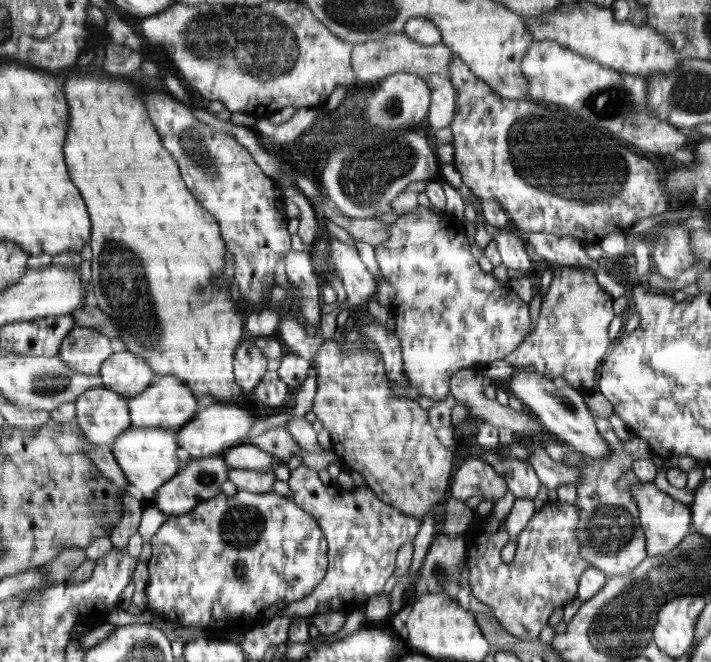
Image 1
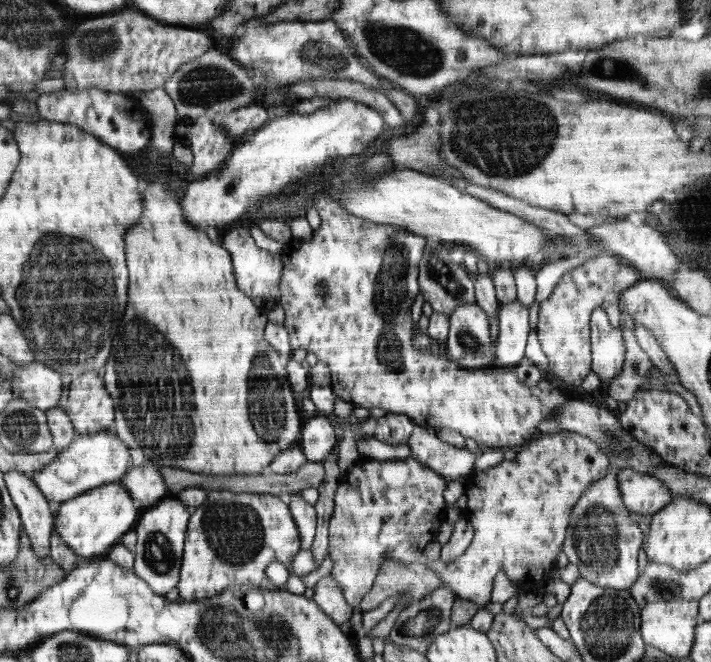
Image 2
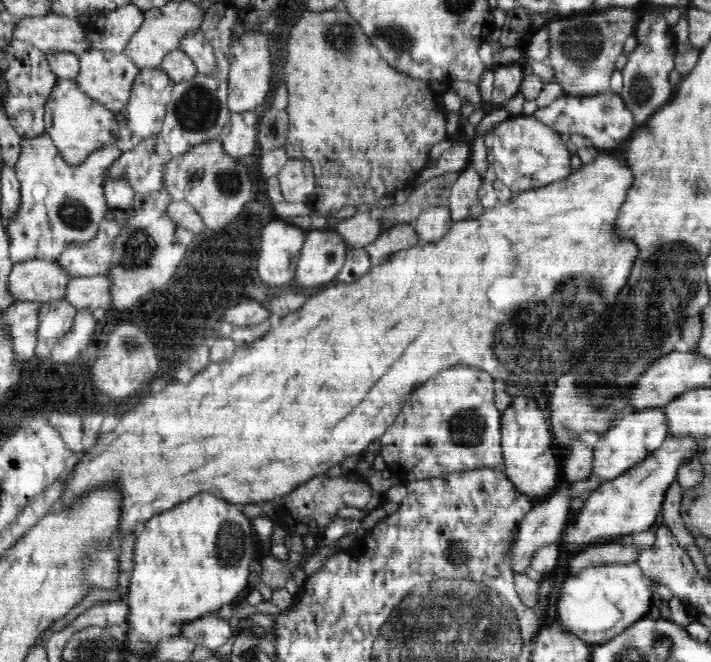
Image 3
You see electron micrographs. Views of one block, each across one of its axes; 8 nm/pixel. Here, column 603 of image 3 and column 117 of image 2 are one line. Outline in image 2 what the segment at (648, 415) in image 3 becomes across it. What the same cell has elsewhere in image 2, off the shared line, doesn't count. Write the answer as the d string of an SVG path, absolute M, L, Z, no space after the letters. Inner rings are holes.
M104 430L98 434L76 433L66 449L57 453L56 458L41 469L30 473L34 484L40 492L54 504L61 504L88 490L98 489L98 486L119 482L124 473L132 467L130 448L113 430Z

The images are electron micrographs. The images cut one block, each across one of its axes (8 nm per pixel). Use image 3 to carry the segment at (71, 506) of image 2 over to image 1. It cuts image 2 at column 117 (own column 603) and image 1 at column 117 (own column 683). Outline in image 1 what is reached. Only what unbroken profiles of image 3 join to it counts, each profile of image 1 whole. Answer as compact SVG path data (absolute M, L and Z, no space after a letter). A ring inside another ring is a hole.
M130 426L116 437L111 450L128 484L146 504L151 503L157 490L176 474L176 468L178 468L178 456L176 456L178 432L174 430L152 428L152 426L146 426L146 428Z

